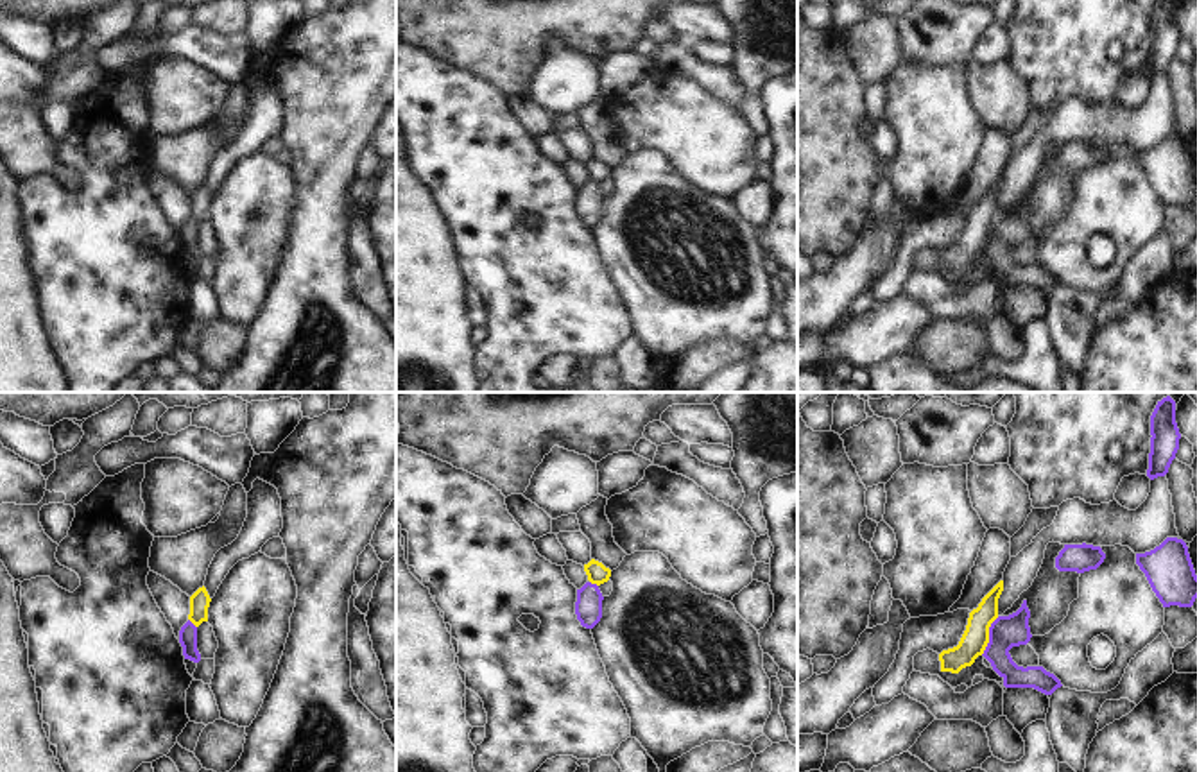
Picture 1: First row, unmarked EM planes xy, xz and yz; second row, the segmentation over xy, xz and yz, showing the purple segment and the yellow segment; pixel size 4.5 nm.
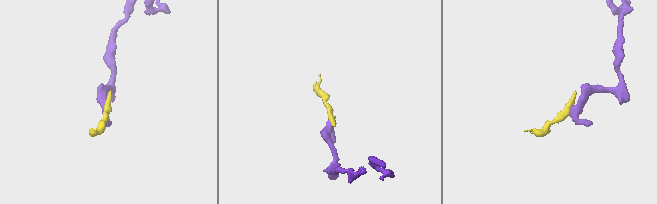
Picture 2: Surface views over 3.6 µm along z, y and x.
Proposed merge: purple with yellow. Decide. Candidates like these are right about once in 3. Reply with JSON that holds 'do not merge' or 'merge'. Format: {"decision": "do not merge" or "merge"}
{"decision": "do not merge"}

